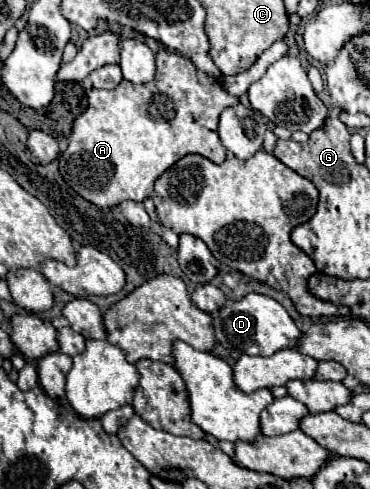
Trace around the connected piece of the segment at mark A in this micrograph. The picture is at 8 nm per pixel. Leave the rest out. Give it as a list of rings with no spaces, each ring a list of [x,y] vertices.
[[[165,48],[157,52],[157,72],[151,82],[131,84],[123,80],[113,90],[91,88],[87,90],[87,100],[87,110],[73,122],[69,148],[59,156],[59,172],[79,196],[99,208],[113,208],[123,200],[143,202],[145,198],[151,198],[155,180],[187,154],[201,154],[215,164],[223,164],[227,150],[217,134],[219,114],[239,102],[239,98],[229,94],[219,80],[201,72],[189,58]]]

